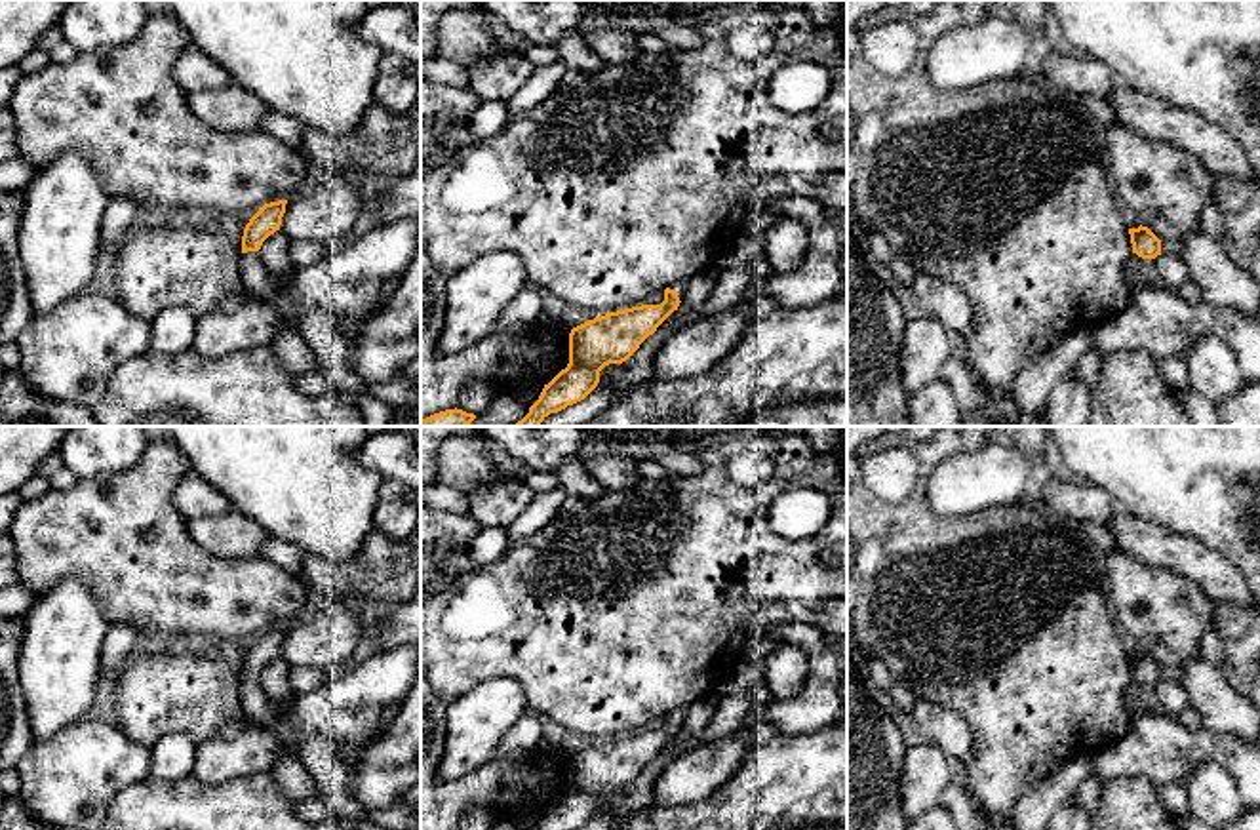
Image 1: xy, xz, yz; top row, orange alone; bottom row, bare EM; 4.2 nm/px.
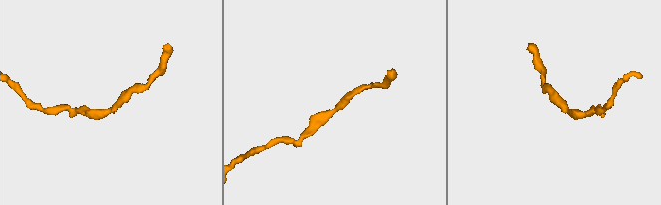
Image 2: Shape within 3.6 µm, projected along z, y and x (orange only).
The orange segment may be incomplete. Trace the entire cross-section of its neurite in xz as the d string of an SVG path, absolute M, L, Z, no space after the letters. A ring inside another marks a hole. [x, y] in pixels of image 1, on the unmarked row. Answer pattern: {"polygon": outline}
{"polygon": "M674 708L664 716L660 731L641 731L609 739L588 746L569 760L569 790L548 811L544 811L535 830L577 830L584 826L600 809L600 798L609 790L626 788L657 754L678 737L685 720L685 708Z"}

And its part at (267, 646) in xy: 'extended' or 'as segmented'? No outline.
extended

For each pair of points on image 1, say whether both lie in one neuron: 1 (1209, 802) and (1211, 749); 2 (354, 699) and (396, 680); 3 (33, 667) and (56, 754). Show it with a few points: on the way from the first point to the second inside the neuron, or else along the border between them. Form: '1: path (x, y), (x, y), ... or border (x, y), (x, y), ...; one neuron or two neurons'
1: border (1181, 785), (1201, 764), (1217, 762), (1240, 796); two neurons
2: path (364, 691), (375, 682), (387, 680); one neuron
3: border (82, 716), (48, 737), (35, 739); two neurons

